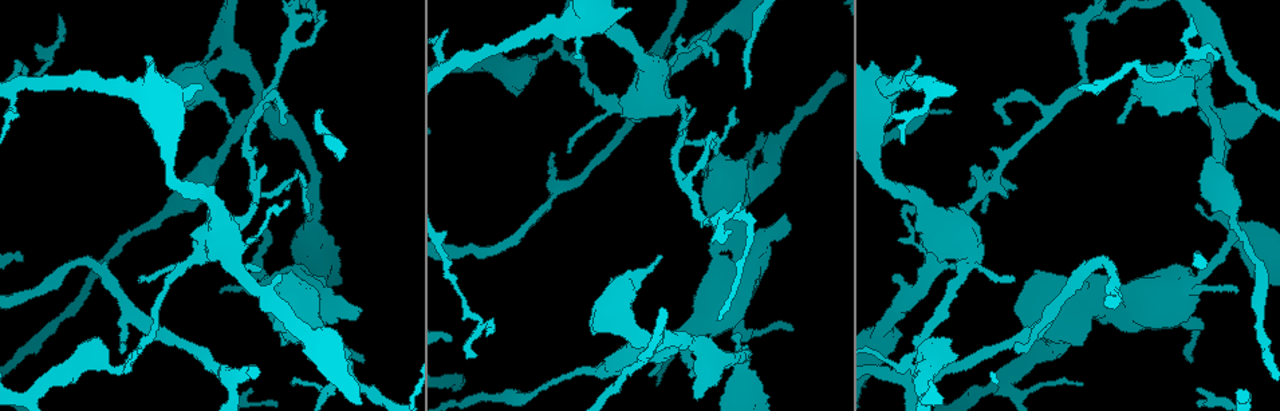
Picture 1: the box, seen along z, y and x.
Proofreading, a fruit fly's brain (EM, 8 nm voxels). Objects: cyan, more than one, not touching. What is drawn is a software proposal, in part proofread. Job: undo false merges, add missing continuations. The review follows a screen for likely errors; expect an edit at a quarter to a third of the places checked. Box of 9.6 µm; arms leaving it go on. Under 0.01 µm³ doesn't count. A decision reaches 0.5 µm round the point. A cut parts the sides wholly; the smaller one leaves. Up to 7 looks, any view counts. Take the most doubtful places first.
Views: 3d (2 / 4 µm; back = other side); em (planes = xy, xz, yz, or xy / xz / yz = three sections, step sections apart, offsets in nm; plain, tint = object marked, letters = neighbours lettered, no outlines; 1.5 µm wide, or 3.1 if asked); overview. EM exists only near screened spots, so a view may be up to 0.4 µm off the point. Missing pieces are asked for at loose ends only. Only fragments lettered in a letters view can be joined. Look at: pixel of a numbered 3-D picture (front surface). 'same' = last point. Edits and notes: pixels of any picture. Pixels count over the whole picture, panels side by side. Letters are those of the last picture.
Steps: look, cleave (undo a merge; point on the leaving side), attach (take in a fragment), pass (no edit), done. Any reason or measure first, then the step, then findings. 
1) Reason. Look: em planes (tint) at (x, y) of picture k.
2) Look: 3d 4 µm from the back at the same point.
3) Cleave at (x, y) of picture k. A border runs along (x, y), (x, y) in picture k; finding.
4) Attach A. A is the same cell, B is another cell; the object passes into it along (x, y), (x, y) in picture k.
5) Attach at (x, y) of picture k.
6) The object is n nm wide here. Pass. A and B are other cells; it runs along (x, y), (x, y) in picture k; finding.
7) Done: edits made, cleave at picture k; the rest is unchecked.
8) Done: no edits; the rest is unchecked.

Branch stops here. Look: 3d 2 µm from the back at (689, 375) of picture 1.

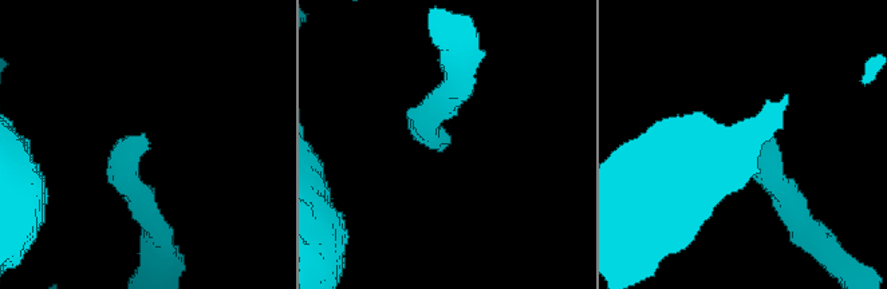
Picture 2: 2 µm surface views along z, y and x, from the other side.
Now the EM. Look: em xy step 4 (plain) at (449, 141) of picture 2.

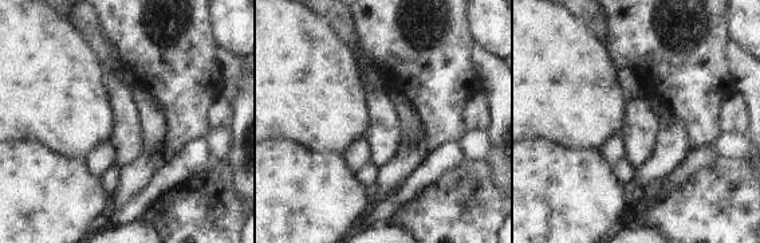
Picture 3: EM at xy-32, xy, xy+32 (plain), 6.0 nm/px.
What lies round it. Look: em xy step 4 (letters) at the same point.

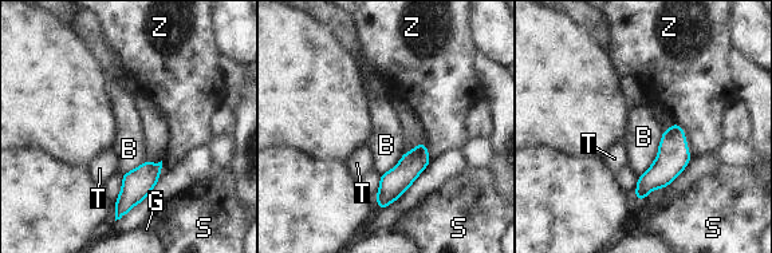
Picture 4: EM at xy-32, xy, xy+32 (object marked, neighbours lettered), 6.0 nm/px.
Pass. B, G, S, T and Z are other cells; a border runs along (661, 135), (656, 158), (637, 178) in picture 4; no lettered fragment goes on from it.

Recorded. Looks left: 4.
Tapers out. Look: em yz step 4 (letters) at (694, 108) of picture 1.

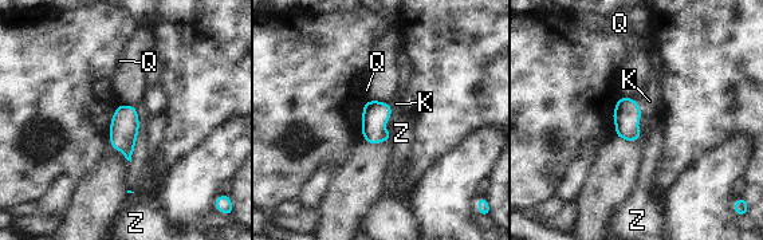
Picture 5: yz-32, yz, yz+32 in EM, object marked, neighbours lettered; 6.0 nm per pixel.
Look: em planes (letters) at the same point.

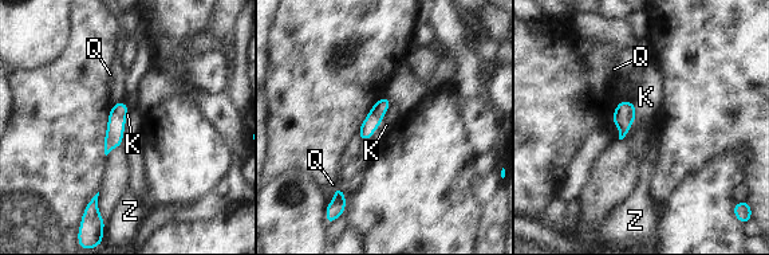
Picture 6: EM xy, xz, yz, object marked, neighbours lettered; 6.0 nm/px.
Attach K. K is the same cell, Q and Z are other cells; the object passes into it along (623, 117), (635, 116), (646, 97) in picture 6; it goes on there.

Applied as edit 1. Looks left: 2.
Done: edits made, attach at picture 6; the rest is unchecked.

